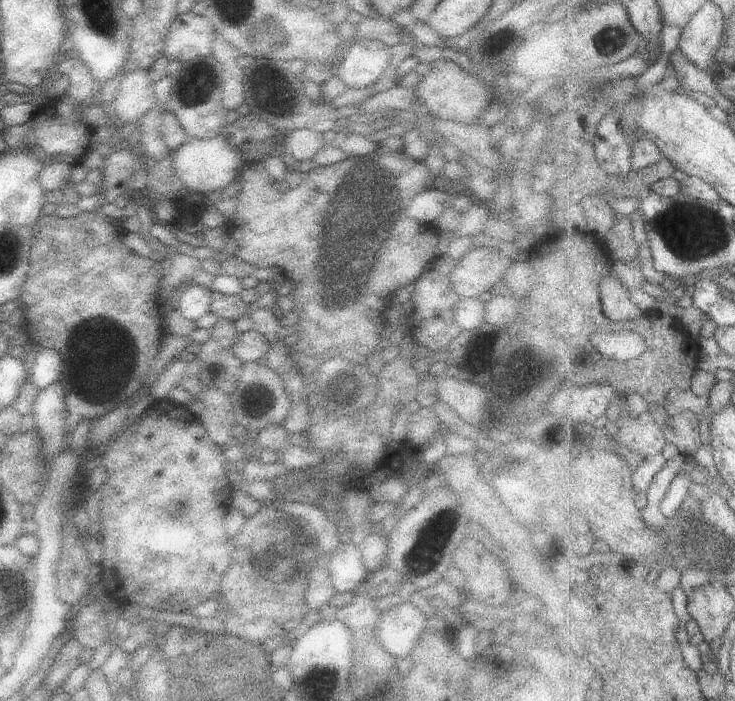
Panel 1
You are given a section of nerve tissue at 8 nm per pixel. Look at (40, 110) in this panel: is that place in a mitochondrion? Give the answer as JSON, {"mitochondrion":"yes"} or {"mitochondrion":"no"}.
{"mitochondrion":"no"}

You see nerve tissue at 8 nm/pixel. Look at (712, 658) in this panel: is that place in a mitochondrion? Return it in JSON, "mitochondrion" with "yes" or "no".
{"mitochondrion":"no"}

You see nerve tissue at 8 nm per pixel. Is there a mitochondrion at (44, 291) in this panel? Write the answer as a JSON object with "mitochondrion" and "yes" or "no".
{"mitochondrion":"no"}

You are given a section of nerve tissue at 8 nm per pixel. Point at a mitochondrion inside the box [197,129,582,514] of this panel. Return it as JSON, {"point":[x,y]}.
{"point":[360,221]}

